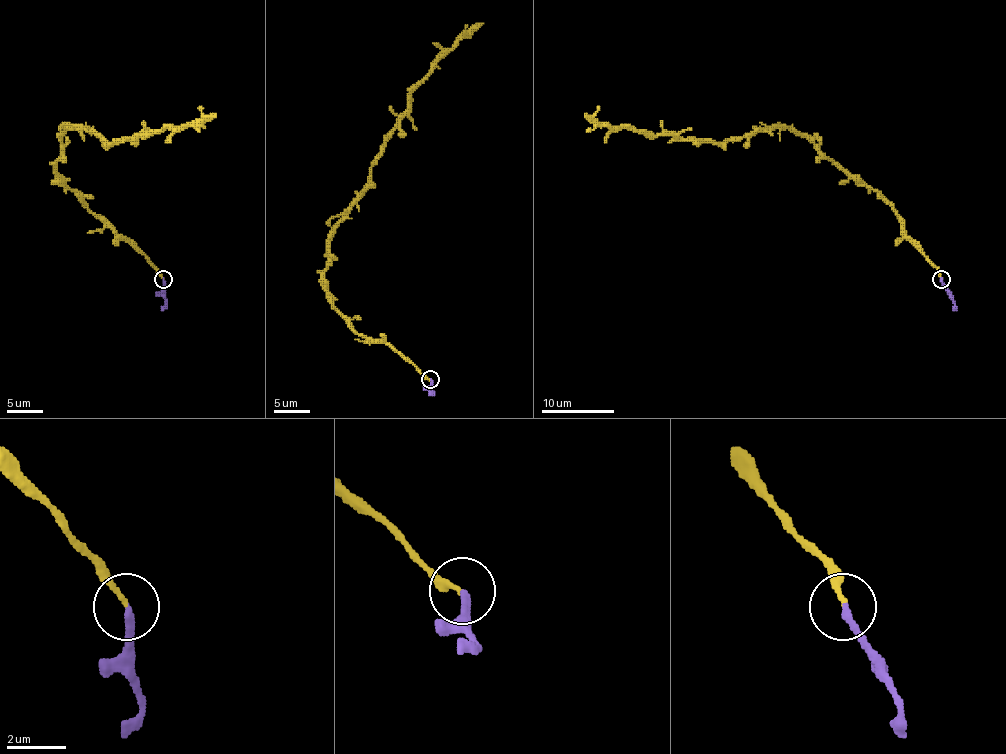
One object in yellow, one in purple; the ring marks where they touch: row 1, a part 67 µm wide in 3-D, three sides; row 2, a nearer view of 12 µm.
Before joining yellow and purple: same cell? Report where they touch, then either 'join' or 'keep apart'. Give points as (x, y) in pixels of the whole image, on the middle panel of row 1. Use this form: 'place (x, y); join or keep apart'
place (430, 379); join

